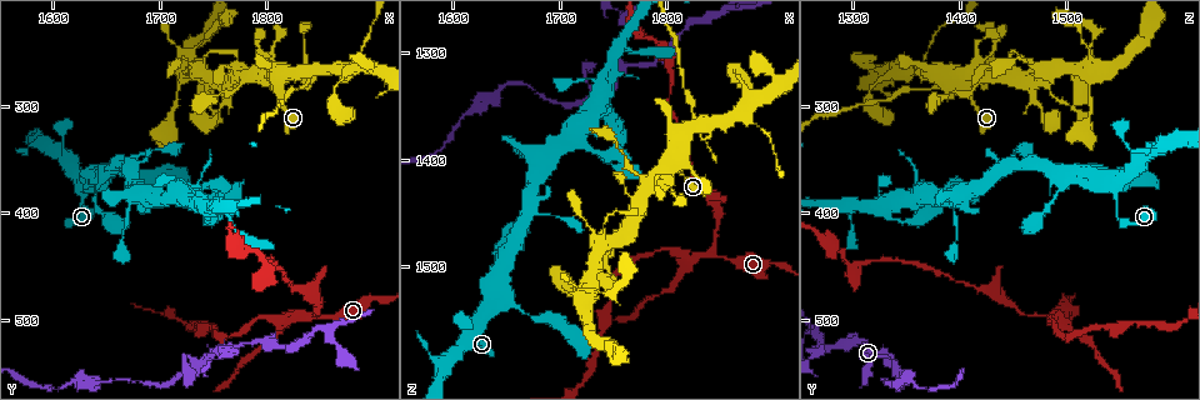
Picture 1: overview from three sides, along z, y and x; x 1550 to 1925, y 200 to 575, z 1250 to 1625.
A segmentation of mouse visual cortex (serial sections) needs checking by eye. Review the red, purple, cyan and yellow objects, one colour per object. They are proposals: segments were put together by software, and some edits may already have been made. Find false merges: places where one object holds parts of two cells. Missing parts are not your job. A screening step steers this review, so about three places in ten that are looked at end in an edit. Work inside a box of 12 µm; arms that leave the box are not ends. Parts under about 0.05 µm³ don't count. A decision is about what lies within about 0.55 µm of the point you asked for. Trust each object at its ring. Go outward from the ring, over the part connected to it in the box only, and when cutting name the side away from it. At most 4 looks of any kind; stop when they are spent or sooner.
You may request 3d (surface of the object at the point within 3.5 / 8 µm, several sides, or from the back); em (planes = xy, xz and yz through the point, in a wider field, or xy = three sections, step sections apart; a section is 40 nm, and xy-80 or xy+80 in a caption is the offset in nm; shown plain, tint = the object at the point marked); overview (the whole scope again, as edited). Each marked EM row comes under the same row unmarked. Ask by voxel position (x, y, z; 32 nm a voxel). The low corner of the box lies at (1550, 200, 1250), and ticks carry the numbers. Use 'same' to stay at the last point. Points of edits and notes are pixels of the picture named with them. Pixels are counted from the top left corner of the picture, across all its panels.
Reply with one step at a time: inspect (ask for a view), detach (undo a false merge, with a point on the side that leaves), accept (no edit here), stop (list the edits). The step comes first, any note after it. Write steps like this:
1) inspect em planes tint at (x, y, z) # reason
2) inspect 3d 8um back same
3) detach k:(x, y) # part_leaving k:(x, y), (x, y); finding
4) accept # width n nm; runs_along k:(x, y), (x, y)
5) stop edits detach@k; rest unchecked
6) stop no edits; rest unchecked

inspect 3d 3.5um at (1740, 542, 1340) # a narrow waist

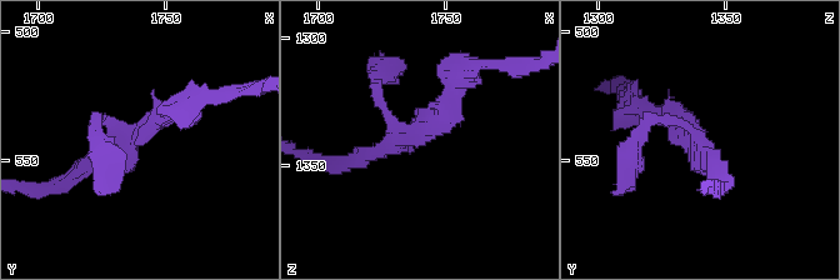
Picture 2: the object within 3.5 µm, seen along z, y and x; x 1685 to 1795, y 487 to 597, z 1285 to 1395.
inspect em xy step 3 tint at (1739, 542, 1337) # arms 3; arm_widths 150, 200, 250 nm

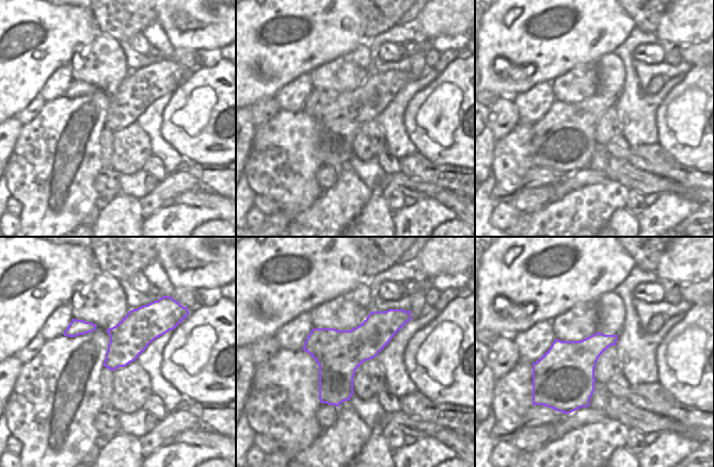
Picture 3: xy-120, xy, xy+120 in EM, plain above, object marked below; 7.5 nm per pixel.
accept # width 360 nm; runs_along 2:(461, 78), (430, 125), (350, 160); continuous, no second cell

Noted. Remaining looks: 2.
inspect 3d 3.5um at (1844, 498, 1490) # calibre changes

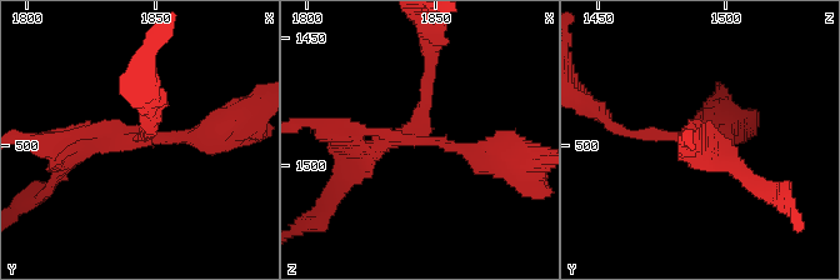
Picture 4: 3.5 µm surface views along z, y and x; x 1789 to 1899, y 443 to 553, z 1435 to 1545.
inspect em xy step 1 tint at (1844, 497, 1489) # shape alone is not enough

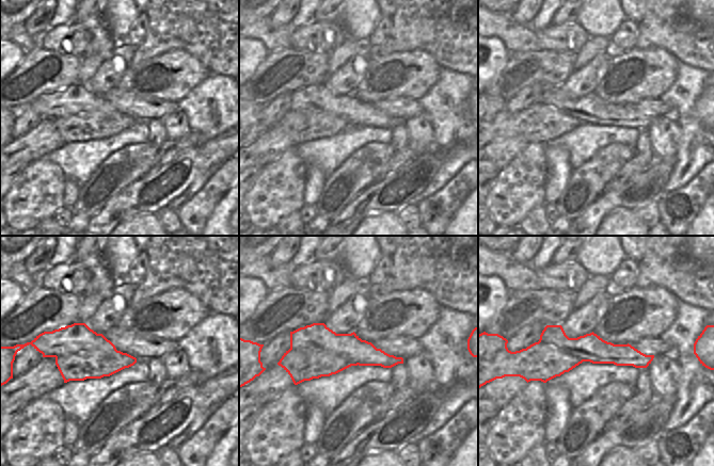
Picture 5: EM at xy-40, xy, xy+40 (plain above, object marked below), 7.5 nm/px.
detach 4:(331, 206) # part_leaving 4:(418, 131), (433, 33); a second cell is stuck on

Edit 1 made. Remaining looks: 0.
stop edits detach@4; rest unchecked

